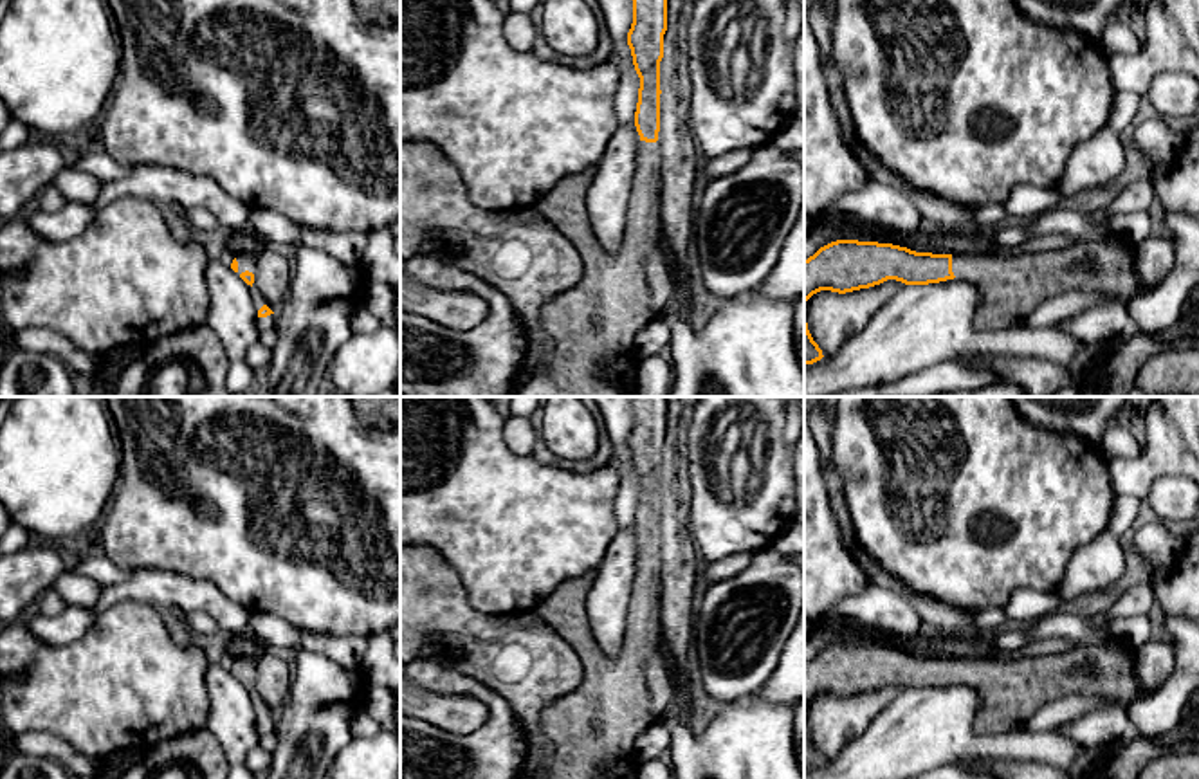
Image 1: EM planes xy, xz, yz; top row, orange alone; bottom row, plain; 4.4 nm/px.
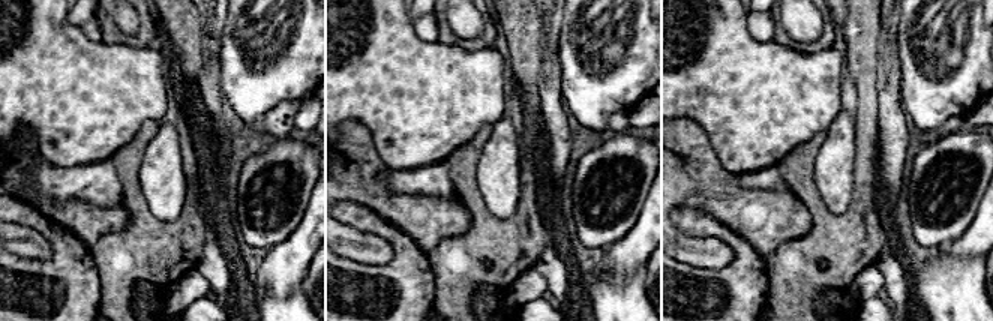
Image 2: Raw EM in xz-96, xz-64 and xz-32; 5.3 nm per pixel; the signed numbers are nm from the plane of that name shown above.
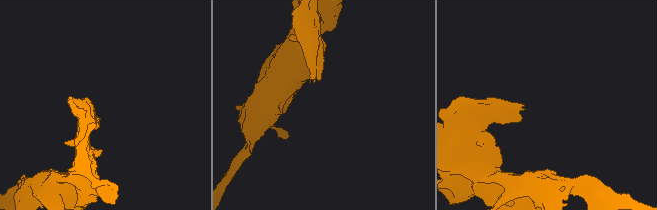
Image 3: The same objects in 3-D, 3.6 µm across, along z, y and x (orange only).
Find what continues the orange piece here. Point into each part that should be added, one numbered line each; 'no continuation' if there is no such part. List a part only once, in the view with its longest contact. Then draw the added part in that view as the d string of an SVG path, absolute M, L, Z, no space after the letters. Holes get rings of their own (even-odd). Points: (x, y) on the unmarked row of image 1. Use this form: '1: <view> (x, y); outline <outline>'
1: xy (246, 666); outline M238 658L236 665L238 665L238 678L242 678L245 674L249 674L249 676L254 678L254 674L256 674L256 664L252 660L249 660L249 658Z

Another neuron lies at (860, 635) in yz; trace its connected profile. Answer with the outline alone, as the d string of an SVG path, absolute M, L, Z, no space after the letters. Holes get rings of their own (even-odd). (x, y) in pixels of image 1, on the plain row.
M847 624L844 628L844 644L878 646L878 647L892 647L905 651L900 644L900 637L885 633L882 629L853 626L853 624Z

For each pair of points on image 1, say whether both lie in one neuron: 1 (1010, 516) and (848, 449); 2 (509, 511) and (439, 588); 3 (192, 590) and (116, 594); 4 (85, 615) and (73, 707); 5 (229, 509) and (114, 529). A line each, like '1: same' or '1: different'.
1: same
2: different
3: same
4: different
5: same

